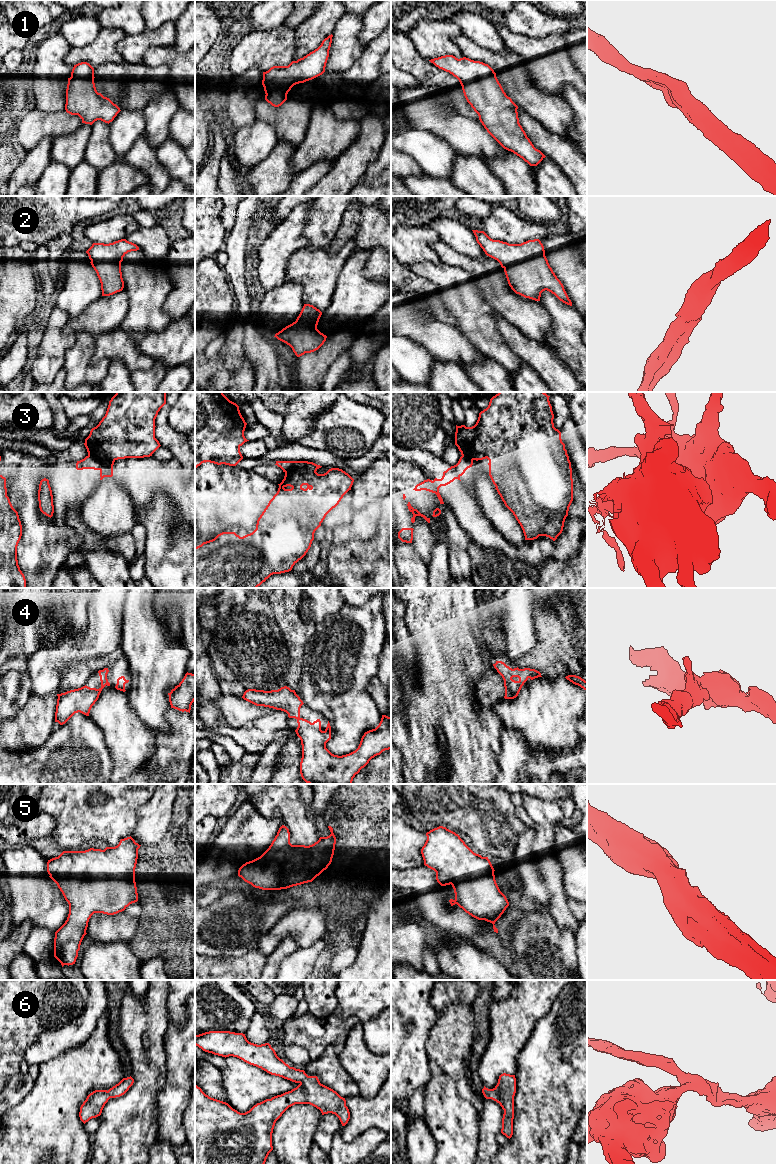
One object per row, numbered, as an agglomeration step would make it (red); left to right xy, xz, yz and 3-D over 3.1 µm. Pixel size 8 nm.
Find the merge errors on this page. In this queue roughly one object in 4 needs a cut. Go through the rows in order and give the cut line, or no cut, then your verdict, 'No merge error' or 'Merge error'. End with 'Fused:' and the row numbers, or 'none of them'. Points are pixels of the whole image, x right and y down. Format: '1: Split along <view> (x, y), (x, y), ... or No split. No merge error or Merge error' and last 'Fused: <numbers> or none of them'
1: No split. No merge error
2: No split. No merge error
3: Split along xy (88, 454), (103, 460), (114, 460). Merge error
4: No split. No merge error
5: No split. No merge error
6: No split. No merge error
Fused: 3

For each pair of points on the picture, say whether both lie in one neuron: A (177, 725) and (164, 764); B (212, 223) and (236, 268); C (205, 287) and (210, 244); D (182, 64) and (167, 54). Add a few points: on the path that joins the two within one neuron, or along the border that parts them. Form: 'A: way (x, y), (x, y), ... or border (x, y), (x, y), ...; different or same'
A: way (177, 735), (177, 746), (173, 754); same
B: border (227, 233), (222, 248); different
C: border (214, 256), (205, 259); different
D: way (178, 62), (171, 57); same

